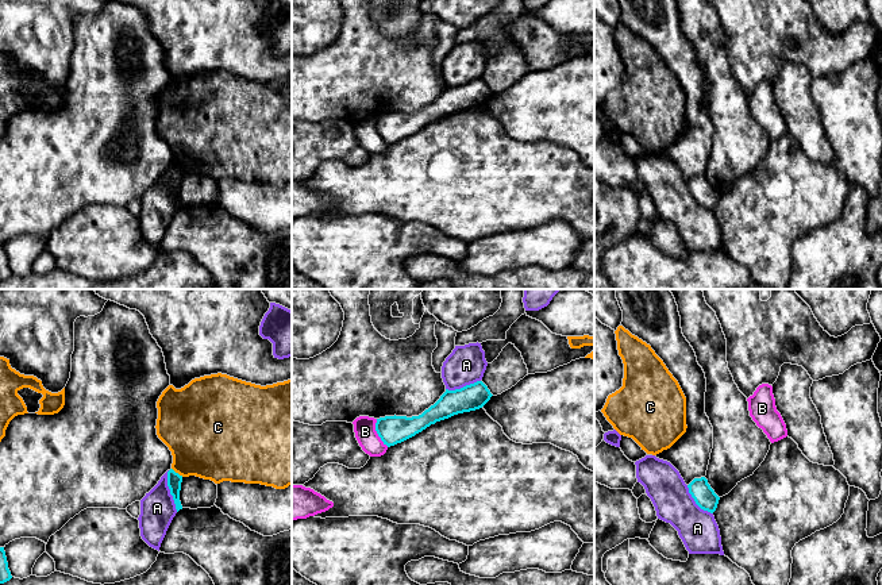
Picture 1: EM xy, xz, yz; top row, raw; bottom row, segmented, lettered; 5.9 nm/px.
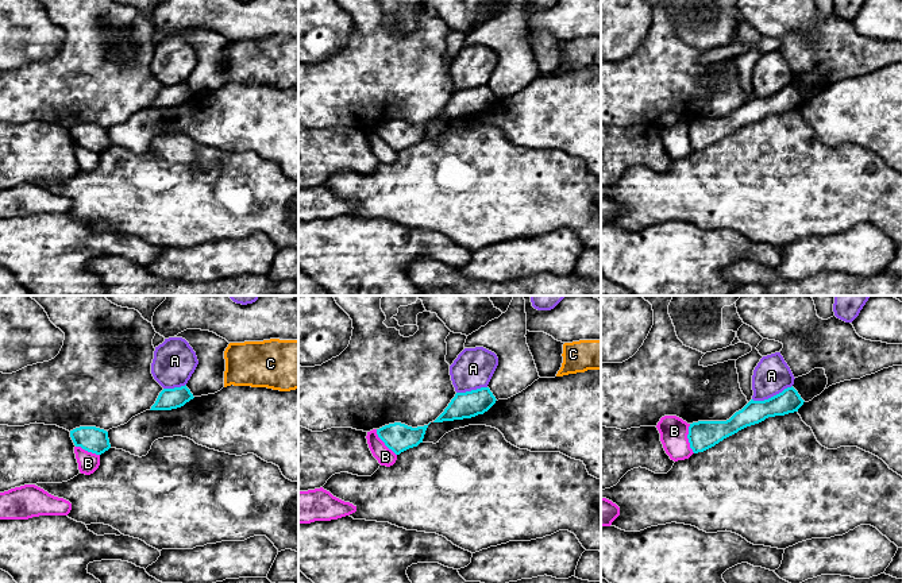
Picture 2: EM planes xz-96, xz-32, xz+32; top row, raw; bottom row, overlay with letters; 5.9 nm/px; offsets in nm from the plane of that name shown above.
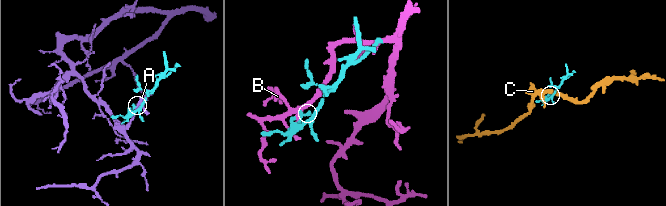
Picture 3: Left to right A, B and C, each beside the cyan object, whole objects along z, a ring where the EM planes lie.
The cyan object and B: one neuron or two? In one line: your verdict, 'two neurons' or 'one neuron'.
two neurons

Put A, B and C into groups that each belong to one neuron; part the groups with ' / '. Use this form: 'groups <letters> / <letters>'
groups A / B / C

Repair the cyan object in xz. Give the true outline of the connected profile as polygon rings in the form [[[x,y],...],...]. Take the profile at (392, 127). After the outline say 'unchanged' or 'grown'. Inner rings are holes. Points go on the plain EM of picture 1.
[[[482,78],[448,88],[419,113],[385,113],[377,116],[375,128],[388,145],[401,141],[436,119],[482,105],[493,92]]] | unchanged

